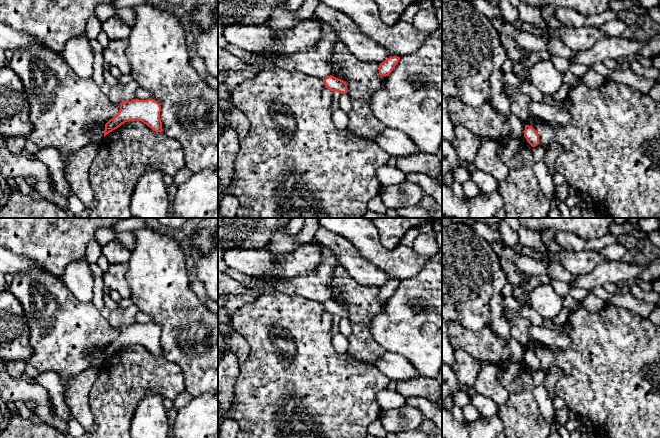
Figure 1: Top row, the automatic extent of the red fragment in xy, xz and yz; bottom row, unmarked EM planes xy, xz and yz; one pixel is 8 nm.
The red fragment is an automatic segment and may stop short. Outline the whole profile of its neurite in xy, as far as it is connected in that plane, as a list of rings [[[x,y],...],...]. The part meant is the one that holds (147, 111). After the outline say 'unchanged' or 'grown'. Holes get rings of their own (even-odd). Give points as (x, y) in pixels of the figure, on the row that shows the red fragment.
[[[154,99],[121,102],[116,116],[105,124],[104,137],[128,121],[141,121],[155,132],[163,132],[160,119],[161,106]]]; unchanged

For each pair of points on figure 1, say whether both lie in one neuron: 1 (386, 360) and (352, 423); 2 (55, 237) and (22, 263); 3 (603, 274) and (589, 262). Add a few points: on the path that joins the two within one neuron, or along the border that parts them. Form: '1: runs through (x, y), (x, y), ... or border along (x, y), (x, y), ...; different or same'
1: border along (374, 364), (390, 379); different
2: border along (10, 250), (34, 259), (43, 268); different
3: border along (607, 260), (599, 263), (592, 270), (578, 276); different

